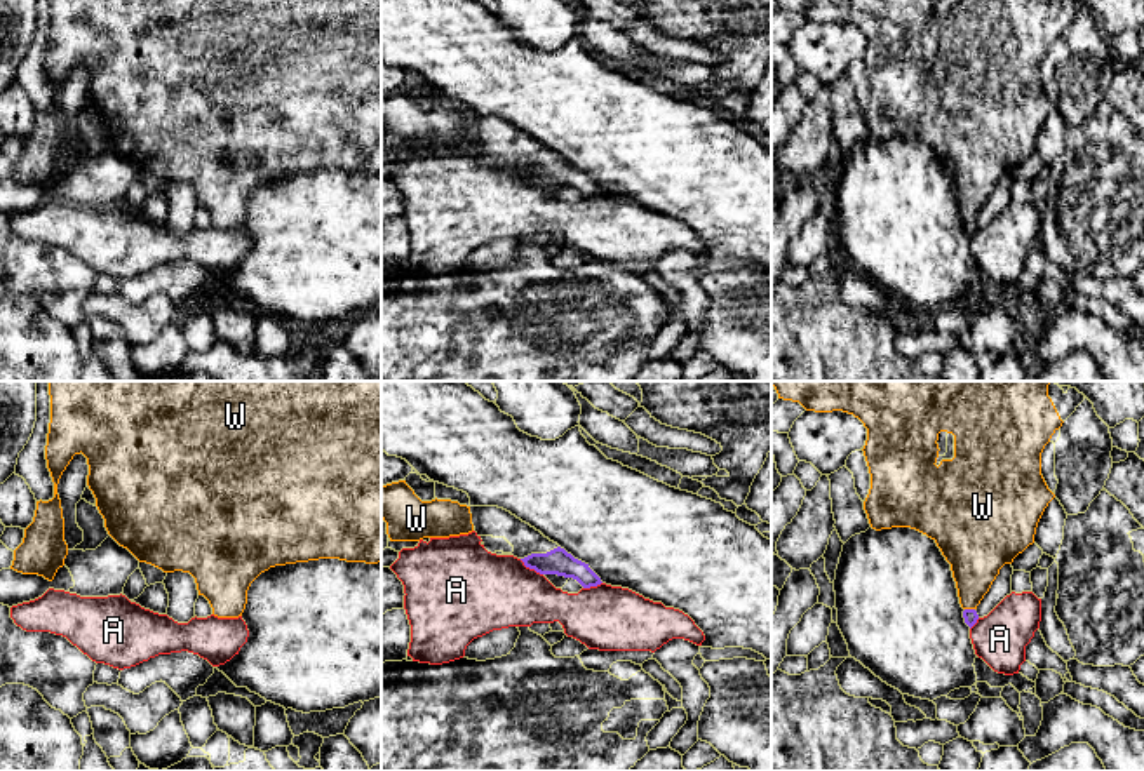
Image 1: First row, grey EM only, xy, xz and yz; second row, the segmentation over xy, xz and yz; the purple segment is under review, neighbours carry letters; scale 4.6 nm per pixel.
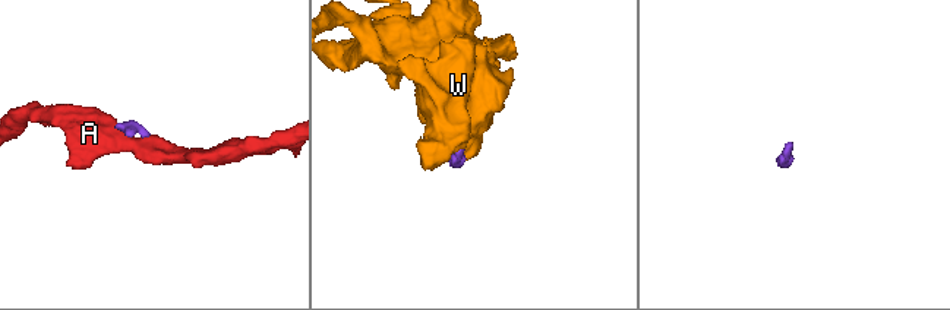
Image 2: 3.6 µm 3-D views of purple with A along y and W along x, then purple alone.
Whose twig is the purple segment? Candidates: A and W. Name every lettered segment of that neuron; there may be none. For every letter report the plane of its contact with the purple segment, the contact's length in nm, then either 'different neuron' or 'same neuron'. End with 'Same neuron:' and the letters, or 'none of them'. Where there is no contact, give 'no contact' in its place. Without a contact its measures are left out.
A: meets purple in xz; contact 130 nm long; different neuron
W: meets purple in yz; contact 50 nm long; different neuron
Same neuron: none of them

